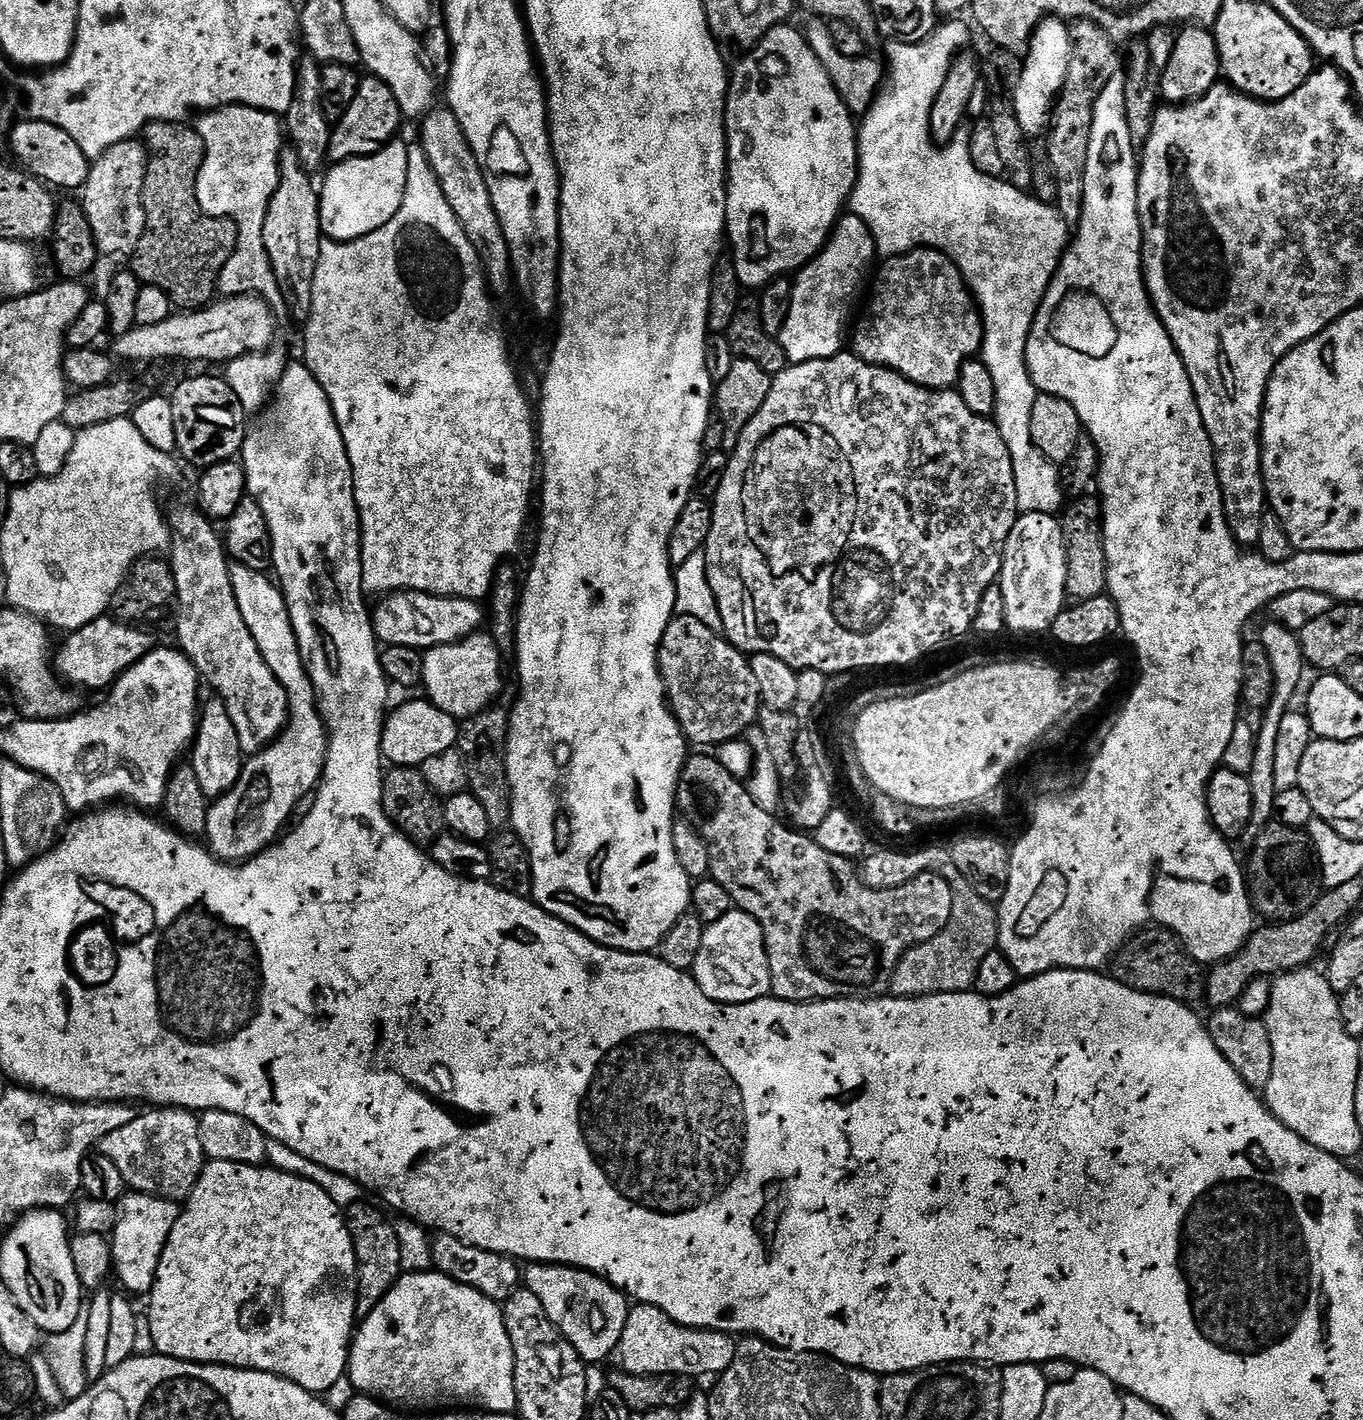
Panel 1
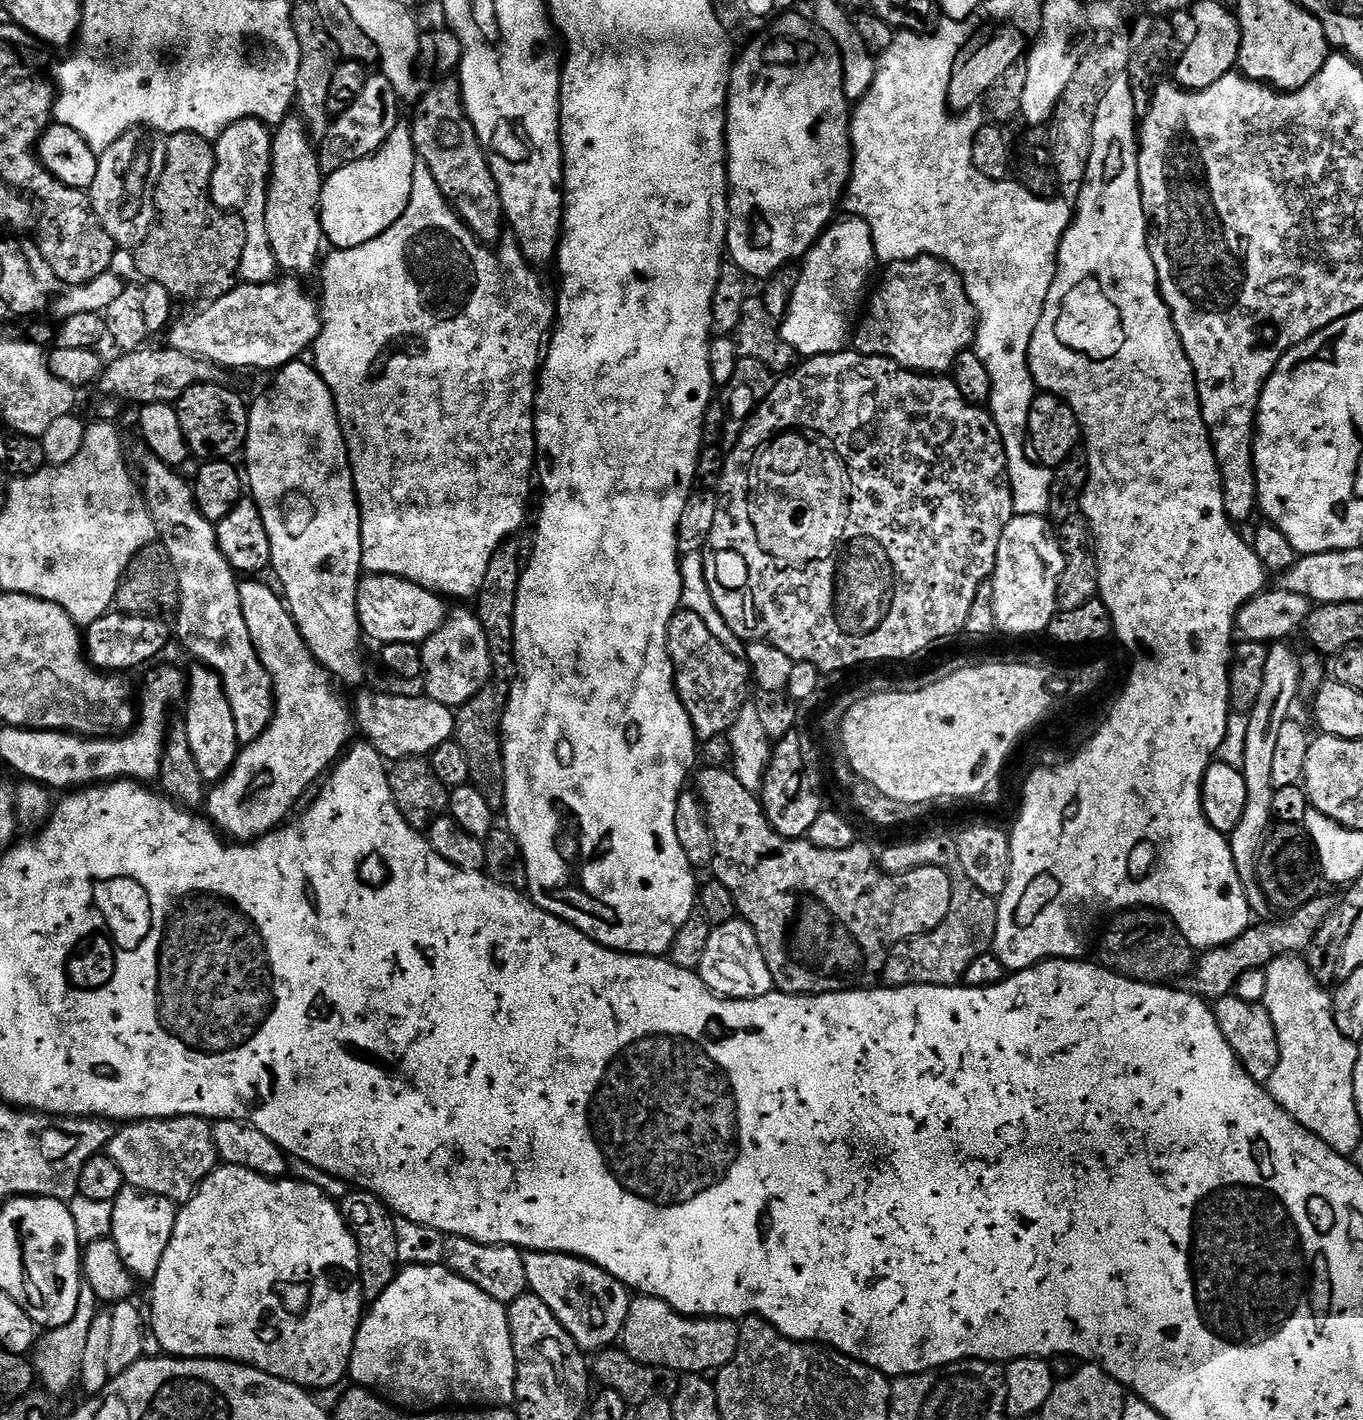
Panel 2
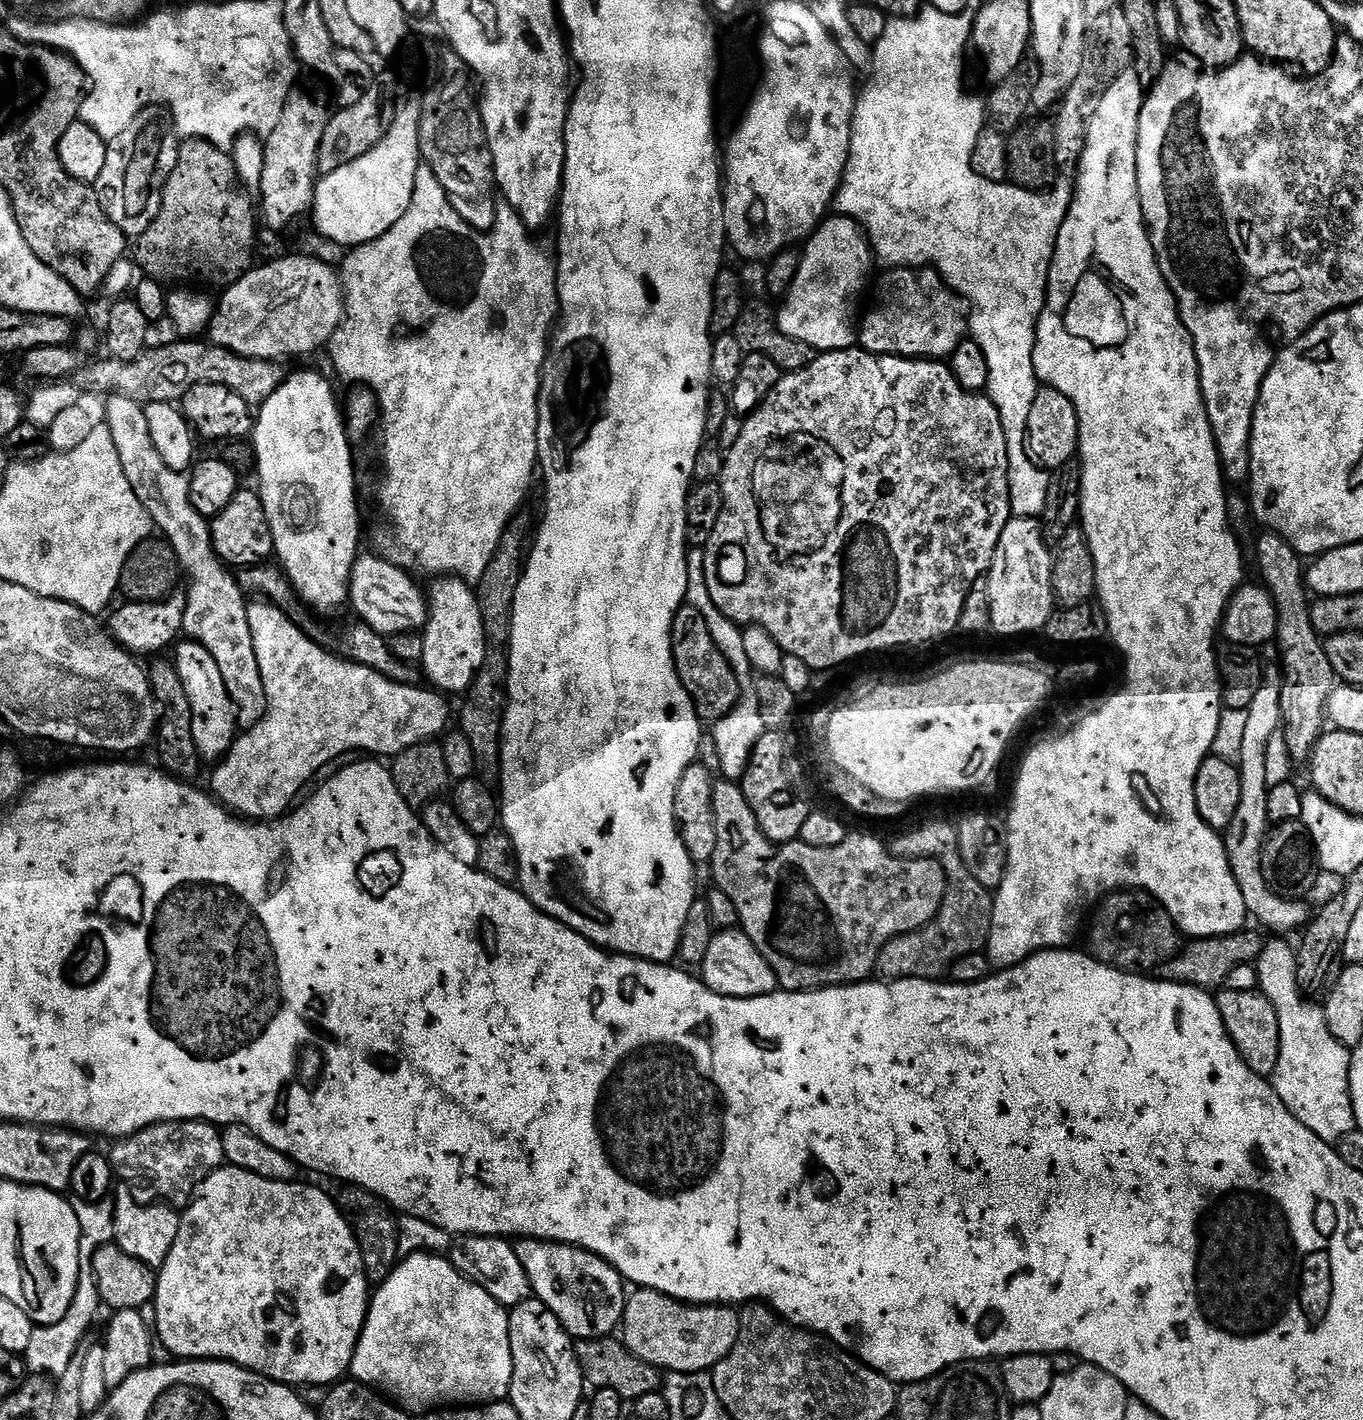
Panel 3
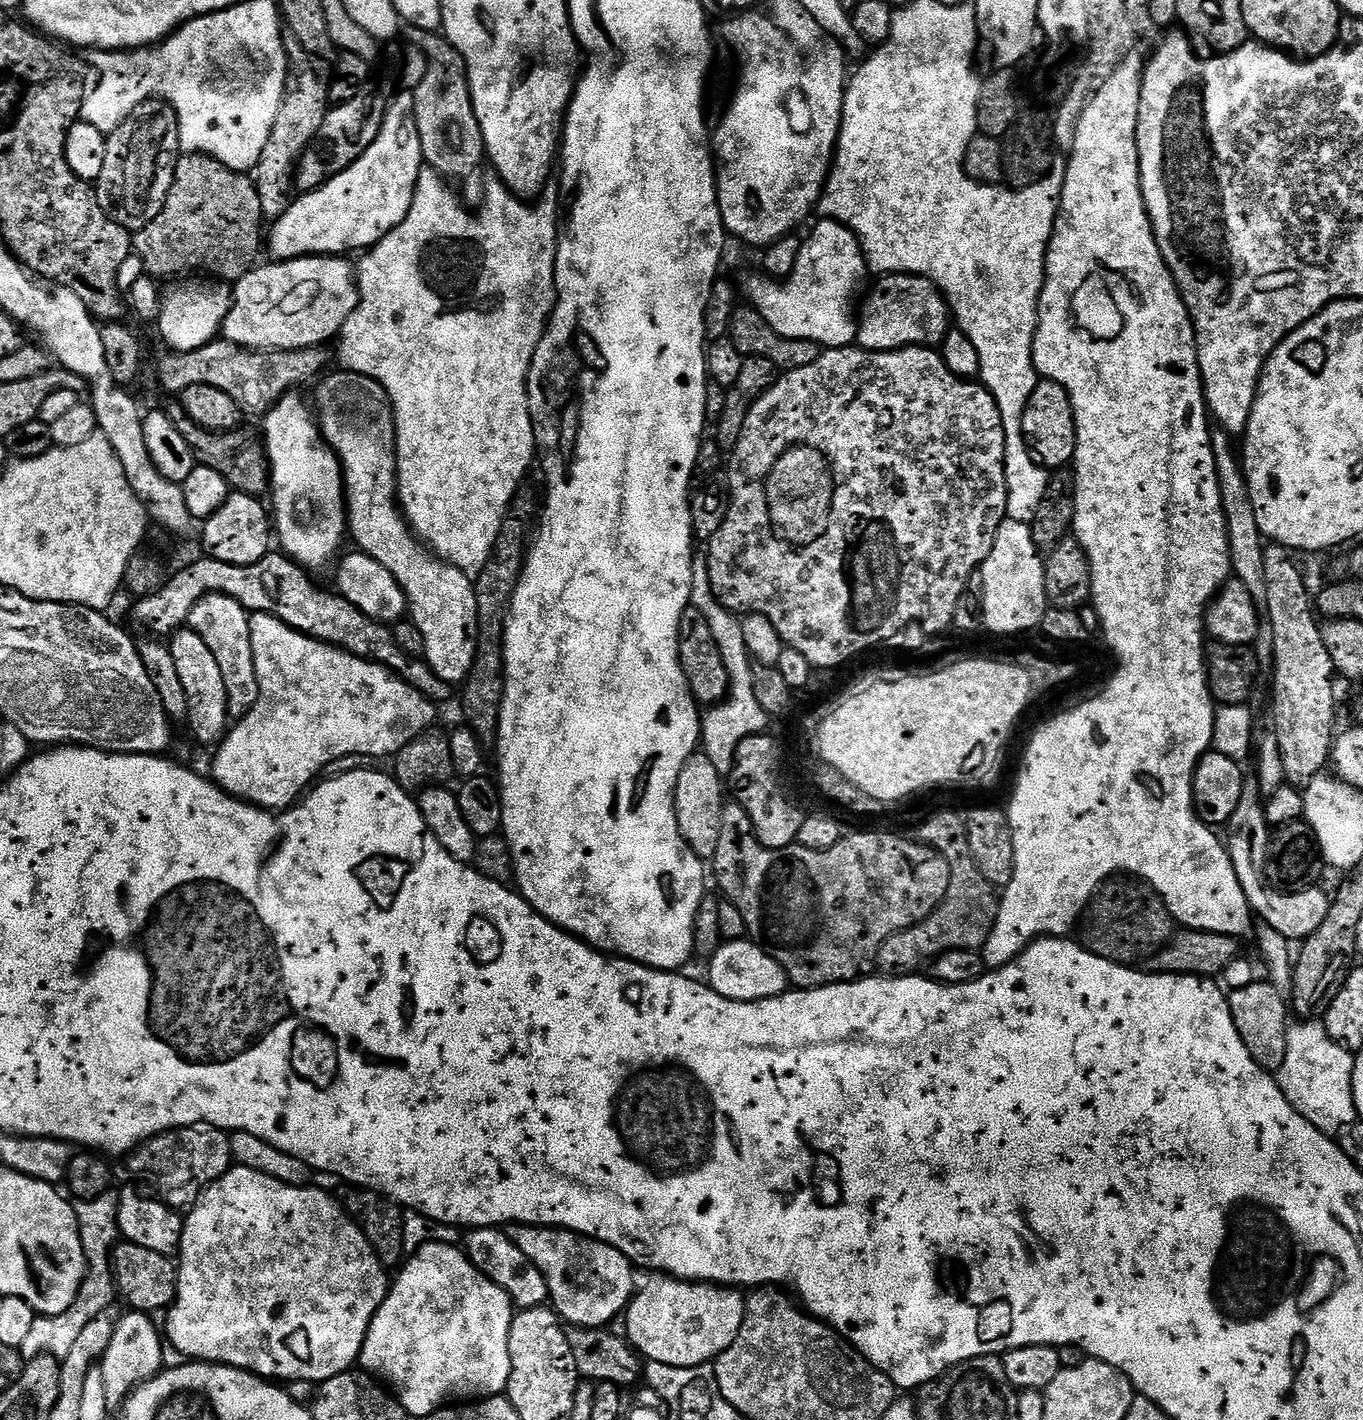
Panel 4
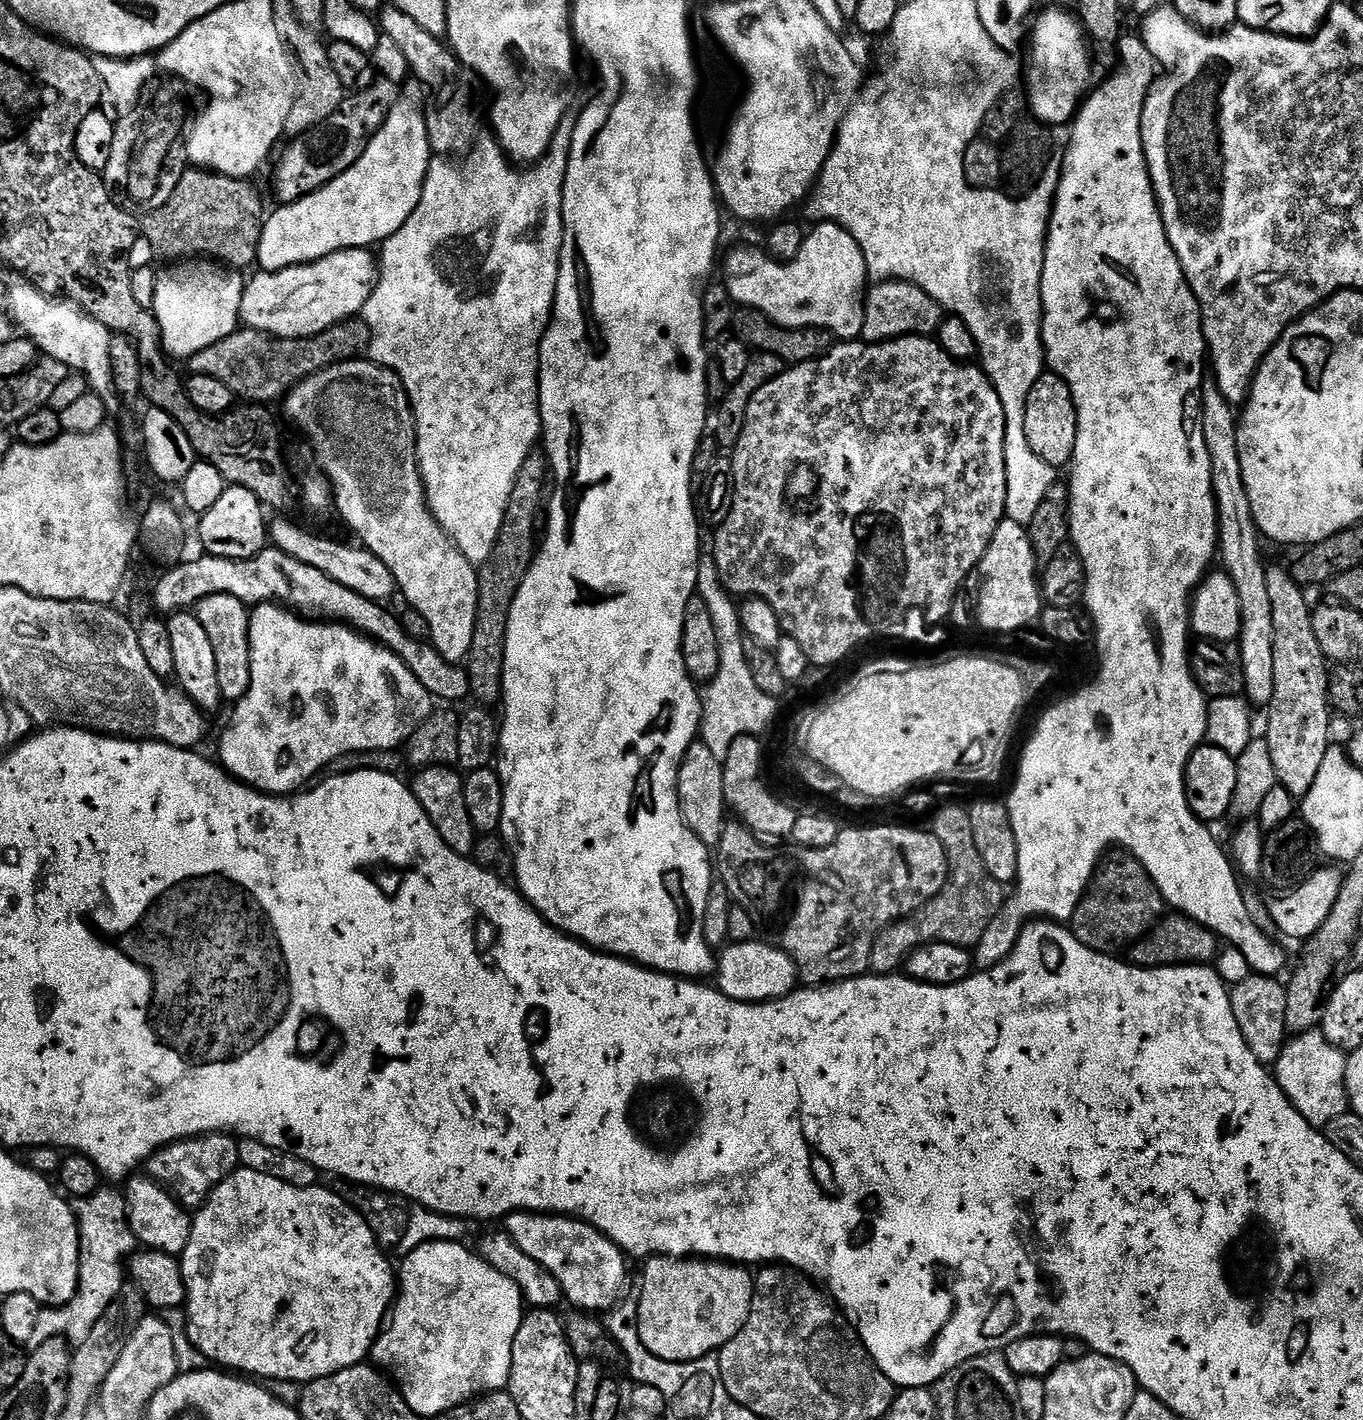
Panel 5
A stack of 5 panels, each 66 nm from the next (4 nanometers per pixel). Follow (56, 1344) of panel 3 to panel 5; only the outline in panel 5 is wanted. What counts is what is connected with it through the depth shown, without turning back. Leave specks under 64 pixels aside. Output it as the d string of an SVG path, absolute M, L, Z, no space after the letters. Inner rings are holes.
M102 1186L94 1194L71 1201L80 1231L80 1281L69 1304L48 1306L41 1311L38 1326L30 1334L28 1344L37 1348L47 1340L63 1338L73 1345L81 1344L94 1330L94 1322L106 1314L110 1302L126 1287L126 1261L137 1251L138 1241L128 1221L128 1201L125 1193ZM125 1259L125 1260L124 1260ZM125 1280L125 1281L124 1281Z

